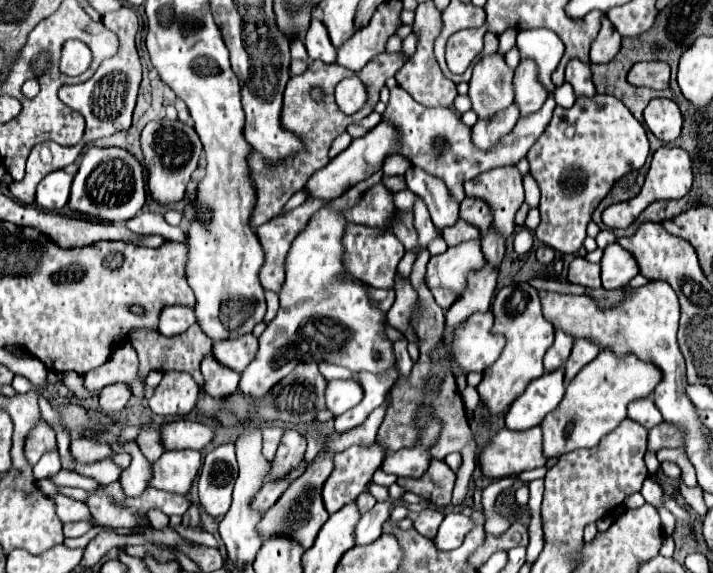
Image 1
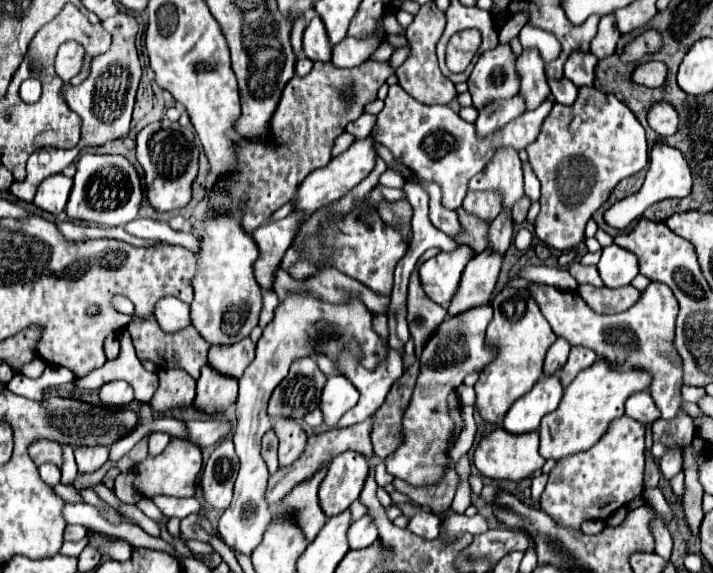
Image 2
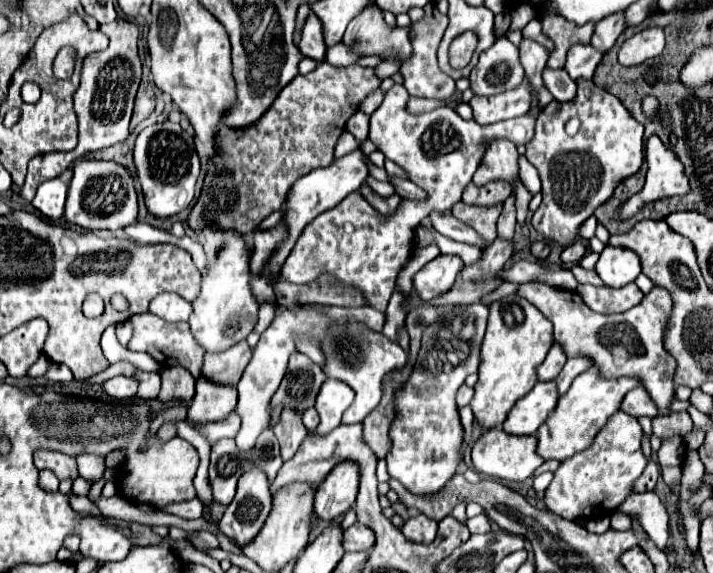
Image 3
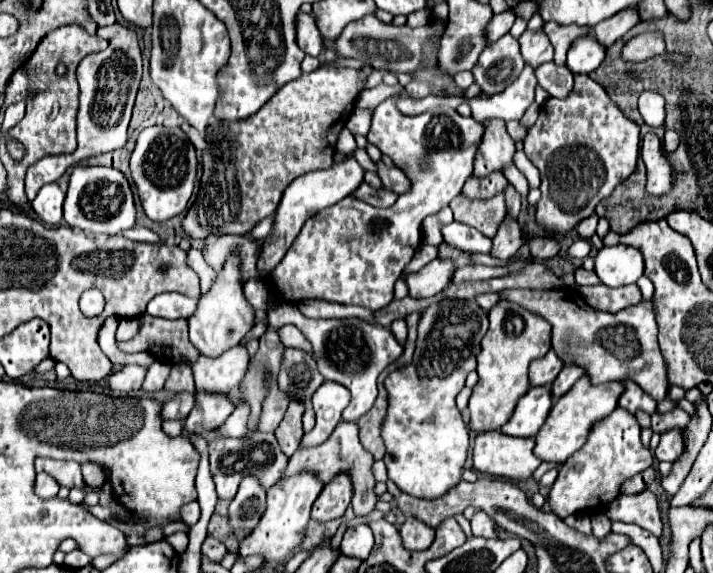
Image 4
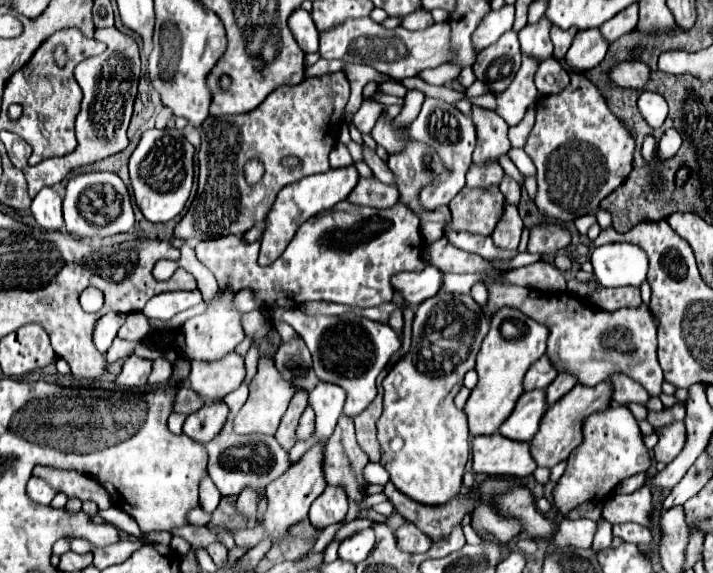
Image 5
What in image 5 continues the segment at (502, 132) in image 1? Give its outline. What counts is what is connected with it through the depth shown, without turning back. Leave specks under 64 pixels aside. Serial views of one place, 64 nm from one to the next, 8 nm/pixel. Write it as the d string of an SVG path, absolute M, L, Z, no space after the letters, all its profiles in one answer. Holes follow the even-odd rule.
M522 54L522 66L520 66L520 70L516 72L512 84L510 84L502 94L498 94L498 98L496 98L496 100L498 100L498 108L496 108L496 112L498 112L508 124L516 124L516 122L518 122L518 112L522 112L522 118L524 118L526 108L536 102L538 90L536 90L536 86L534 86L534 72L538 70L538 64L540 64L538 58L528 56L528 54Z

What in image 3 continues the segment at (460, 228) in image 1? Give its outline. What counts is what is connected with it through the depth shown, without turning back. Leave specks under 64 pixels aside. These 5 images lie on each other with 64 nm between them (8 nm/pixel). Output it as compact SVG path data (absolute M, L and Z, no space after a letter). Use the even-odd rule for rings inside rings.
M462 200L452 206L452 214L470 224L488 244L497 238L496 223L503 208L503 203L494 204L494 206L468 206Z

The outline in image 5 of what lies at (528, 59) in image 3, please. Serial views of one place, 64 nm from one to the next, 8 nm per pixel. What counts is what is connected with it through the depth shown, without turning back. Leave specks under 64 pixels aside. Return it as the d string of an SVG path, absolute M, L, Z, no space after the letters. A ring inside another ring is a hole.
M542 16L536 24L526 24L518 32L522 52L528 52L530 56L536 56L536 58L542 58L542 60L550 58L552 56L550 28L552 28L552 22L546 16Z

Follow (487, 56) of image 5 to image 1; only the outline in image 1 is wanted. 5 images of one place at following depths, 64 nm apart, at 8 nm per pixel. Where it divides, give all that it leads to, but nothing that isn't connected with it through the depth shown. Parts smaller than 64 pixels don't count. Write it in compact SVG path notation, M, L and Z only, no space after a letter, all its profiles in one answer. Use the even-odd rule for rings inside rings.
M494 52L478 60L468 82L472 110L478 114L478 118L494 116L514 102L512 78L514 70L506 64L504 54Z

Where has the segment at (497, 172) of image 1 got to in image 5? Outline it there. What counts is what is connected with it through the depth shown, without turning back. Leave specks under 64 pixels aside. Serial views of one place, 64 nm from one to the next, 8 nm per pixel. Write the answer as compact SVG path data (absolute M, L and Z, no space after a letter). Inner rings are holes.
M472 104L472 122L476 124L476 150L474 150L474 162L482 164L488 160L498 160L500 154L508 154L510 140L506 136L508 124L492 110L480 108Z

